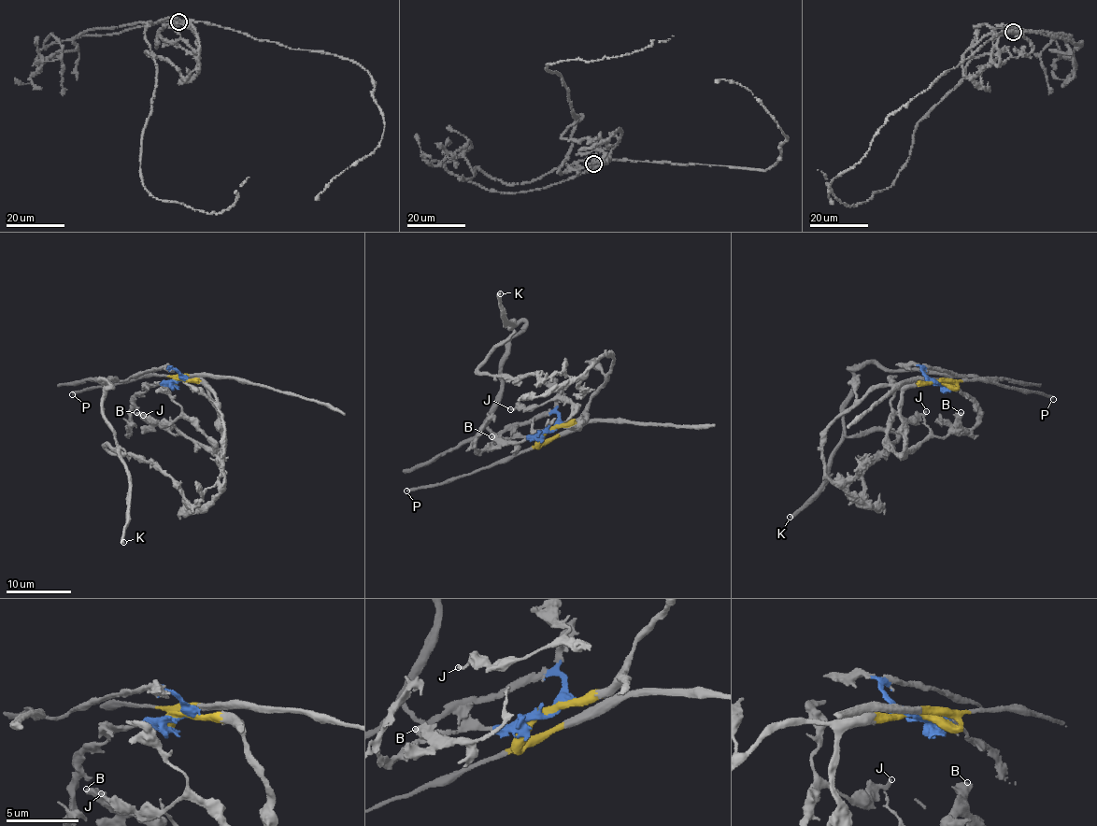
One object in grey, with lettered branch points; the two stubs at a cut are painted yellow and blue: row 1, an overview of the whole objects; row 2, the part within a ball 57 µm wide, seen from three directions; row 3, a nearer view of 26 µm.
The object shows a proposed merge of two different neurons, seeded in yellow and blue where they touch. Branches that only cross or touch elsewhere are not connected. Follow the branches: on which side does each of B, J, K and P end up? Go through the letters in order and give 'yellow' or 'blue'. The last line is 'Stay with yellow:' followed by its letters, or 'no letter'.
B: yellow
J: yellow
K: blue
P: yellow
Stay with yellow: B, J, P

